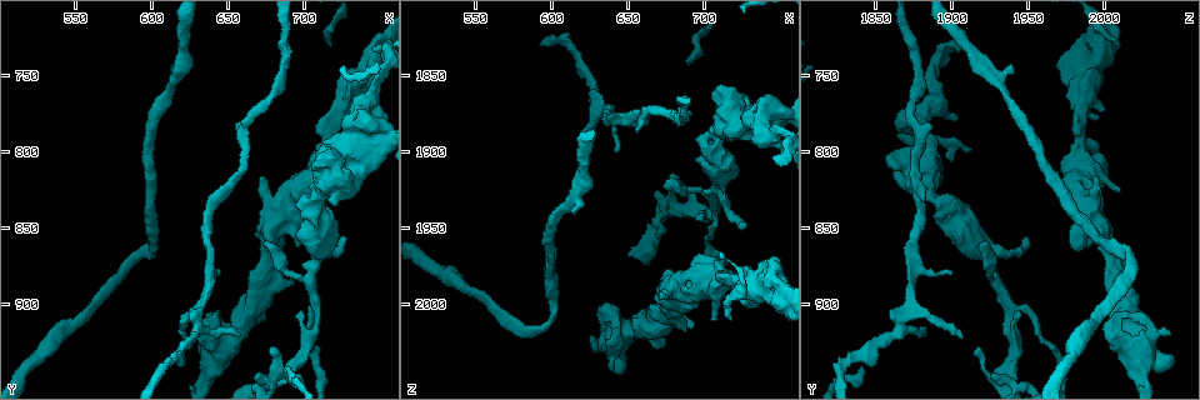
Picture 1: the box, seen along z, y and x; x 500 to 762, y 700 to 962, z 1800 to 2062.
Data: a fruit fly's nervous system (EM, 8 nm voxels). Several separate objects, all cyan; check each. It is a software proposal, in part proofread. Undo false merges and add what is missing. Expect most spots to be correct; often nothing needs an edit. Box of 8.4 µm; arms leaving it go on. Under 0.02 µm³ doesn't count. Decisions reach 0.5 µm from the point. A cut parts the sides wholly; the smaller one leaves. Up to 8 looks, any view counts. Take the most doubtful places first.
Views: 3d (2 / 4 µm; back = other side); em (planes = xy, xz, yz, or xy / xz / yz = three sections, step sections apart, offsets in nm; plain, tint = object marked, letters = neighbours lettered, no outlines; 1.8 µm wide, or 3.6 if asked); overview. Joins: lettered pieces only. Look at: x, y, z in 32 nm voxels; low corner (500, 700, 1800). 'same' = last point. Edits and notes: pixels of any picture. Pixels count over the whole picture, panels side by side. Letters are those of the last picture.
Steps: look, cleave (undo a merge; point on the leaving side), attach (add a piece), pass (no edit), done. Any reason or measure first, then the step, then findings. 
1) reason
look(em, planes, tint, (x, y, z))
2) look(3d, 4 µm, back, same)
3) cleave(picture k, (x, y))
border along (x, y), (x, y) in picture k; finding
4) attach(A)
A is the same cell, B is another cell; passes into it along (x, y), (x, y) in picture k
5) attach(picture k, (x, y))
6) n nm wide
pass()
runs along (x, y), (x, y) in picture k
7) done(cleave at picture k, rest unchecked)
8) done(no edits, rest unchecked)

a fork
look(em, planes, plain, (674, 878, 2004))

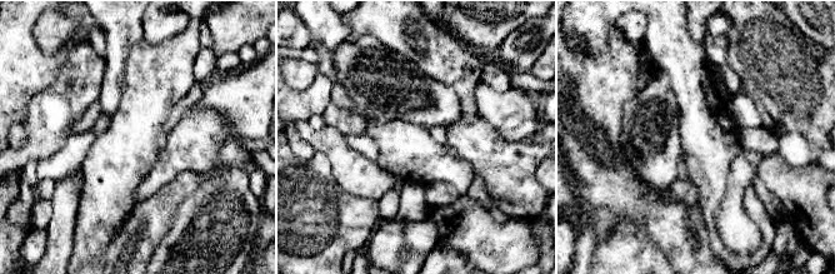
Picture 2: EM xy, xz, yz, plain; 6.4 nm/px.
what lies round it
look(em, planes, letters, same)

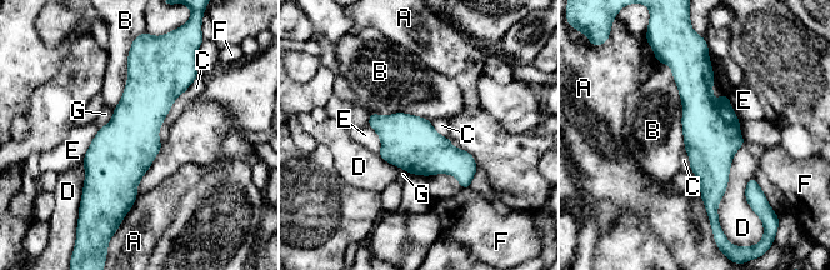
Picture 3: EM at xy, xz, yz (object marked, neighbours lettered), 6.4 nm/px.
340 nm wide
pass()
A, B, C, D, E, F and G are other cells; border along (198, 75), (159, 129), (161, 143) in picture 3; one neuron here

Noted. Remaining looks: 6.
branch stops here
look(em, 3.6 µm, planes, letters, (636, 908, 2028))

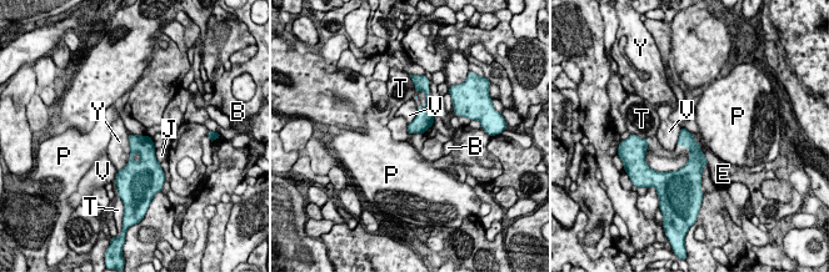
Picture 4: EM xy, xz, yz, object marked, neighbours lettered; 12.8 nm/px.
pass()
B, E, J, P, T, V and Y are other cells; border along (129, 134), (129, 160), (118, 171) in picture 4; no lettered piece goes on from it

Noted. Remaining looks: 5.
abrupt turn
look(3d, 2 µm, (728, 786, 1882))

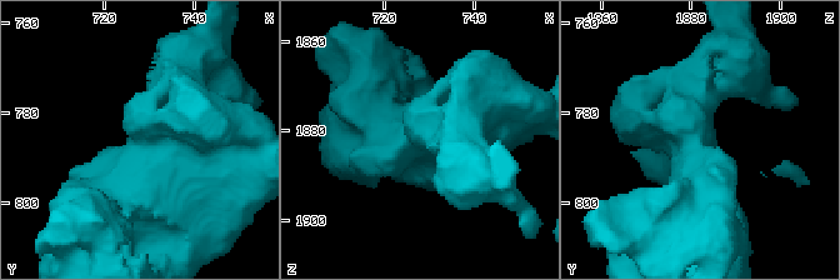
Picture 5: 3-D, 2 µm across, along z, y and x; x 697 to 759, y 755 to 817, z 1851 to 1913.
arms of 280, 400 nm; shape alone is not enough
look(em, xy, step 8, letters, (728, 787, 1881))

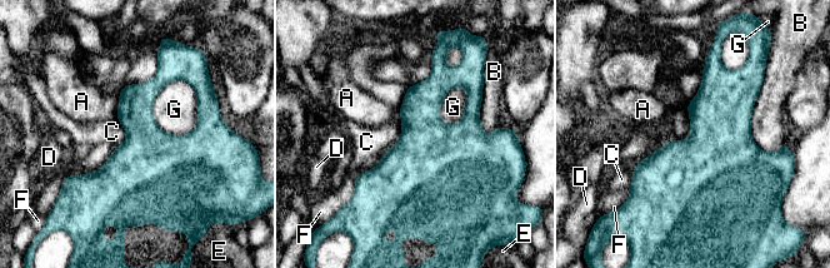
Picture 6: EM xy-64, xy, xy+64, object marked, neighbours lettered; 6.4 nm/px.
360 nm wide
pass()
A, B, C, D, E, F and G are other cells; border along (670, 138), (635, 165), (628, 187) in picture 6; continuous, no second neuron

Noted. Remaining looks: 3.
done(no edits, rest unchecked)

